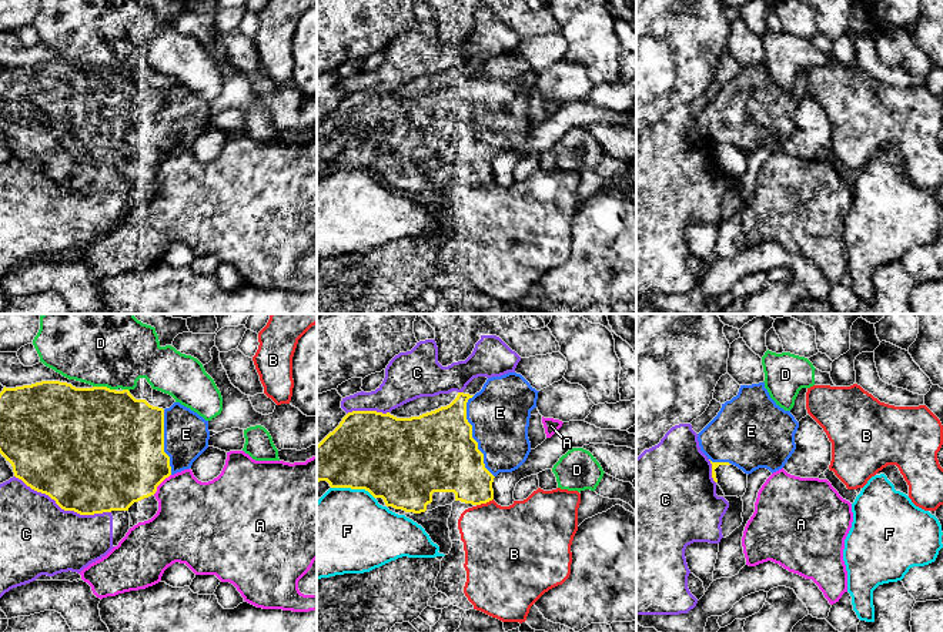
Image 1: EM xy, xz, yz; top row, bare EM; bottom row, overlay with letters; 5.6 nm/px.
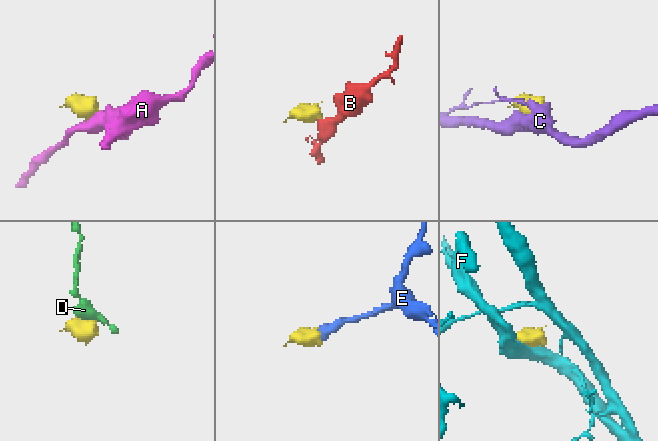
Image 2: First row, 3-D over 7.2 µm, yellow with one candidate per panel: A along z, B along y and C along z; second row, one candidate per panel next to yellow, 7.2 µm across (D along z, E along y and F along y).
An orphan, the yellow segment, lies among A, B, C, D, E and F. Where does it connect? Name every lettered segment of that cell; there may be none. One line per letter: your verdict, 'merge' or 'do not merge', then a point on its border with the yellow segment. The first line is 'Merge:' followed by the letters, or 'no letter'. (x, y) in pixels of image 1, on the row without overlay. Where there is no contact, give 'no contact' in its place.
Merge: E
A: do not merge | xy (161, 161)
B: do not merge | xz (484, 183)
C: do not merge | xy (63, 189)
D: do not merge | xy (104, 67)
E: merge | xz (471, 117)
F: do not merge | xz (353, 169)

